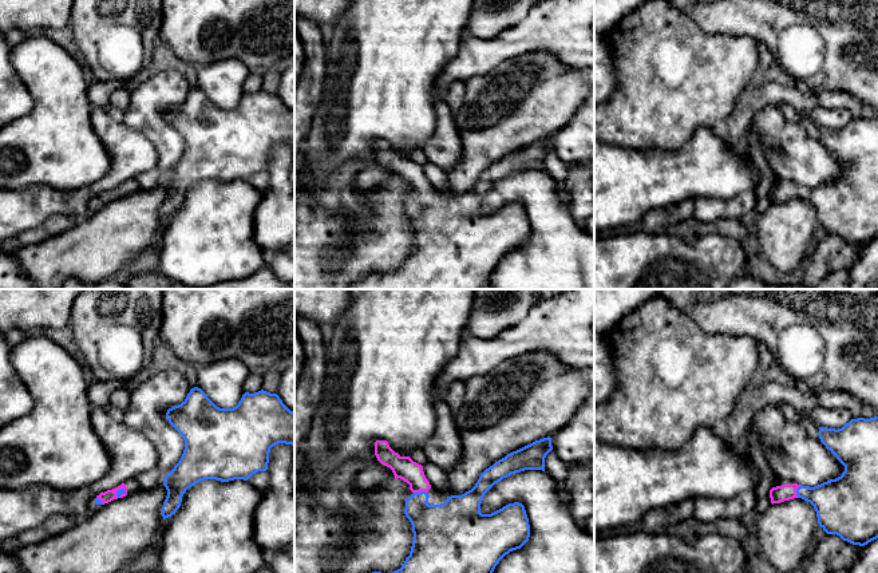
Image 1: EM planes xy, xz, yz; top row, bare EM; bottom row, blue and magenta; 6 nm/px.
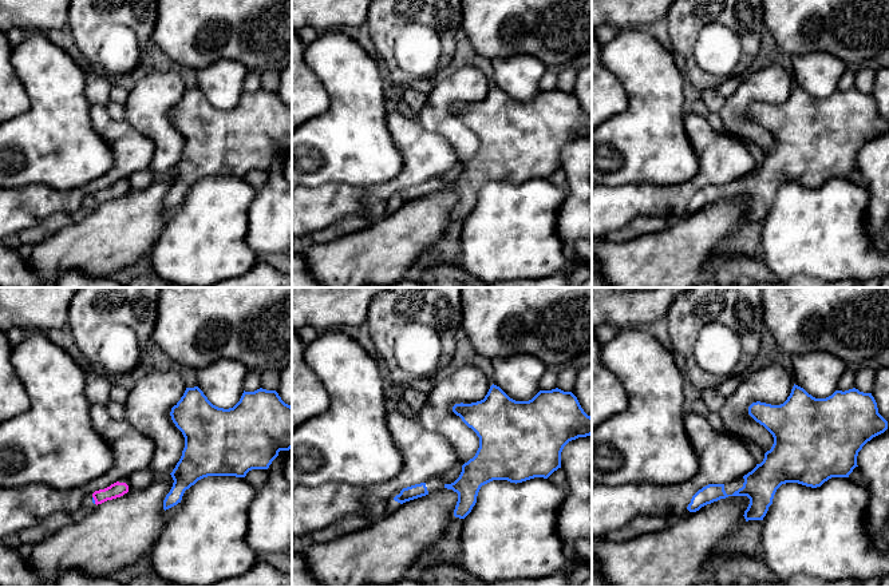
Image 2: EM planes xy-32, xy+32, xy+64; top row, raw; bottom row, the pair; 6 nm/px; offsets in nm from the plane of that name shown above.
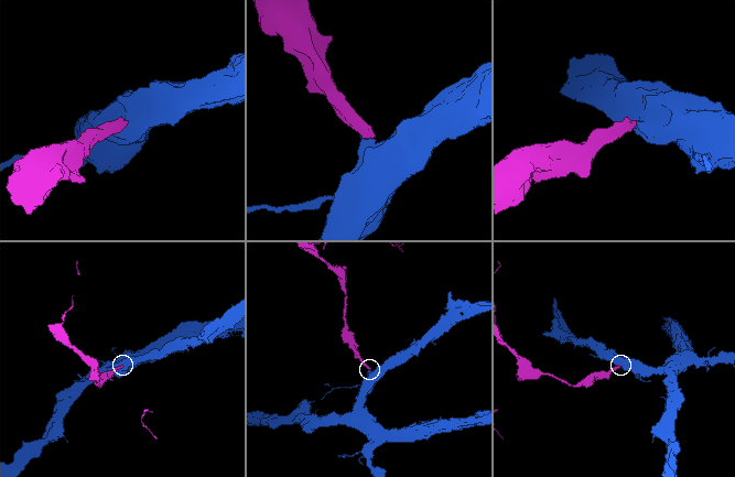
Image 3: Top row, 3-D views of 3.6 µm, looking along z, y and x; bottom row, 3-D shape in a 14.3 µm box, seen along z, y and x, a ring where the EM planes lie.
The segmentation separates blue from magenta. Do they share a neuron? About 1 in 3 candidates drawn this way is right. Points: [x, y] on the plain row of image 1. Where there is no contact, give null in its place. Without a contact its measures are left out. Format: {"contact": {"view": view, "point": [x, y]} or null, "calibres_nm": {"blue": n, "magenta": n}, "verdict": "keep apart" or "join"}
{"contact": {"view": "xz", "point": [420, 192]}, "calibres_nm": {"blue": 300, "magenta": 140}, "verdict": "join"}

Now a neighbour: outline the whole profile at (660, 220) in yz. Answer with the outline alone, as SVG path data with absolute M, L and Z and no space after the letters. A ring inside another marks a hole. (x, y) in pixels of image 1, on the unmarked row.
M687 198L673 208L660 208L646 214L644 230L649 233L668 232L677 222L689 221L695 214L695 199Z

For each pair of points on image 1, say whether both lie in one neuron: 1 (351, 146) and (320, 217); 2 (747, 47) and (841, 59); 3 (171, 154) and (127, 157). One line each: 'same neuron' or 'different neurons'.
1: different neurons
2: different neurons
3: different neurons

